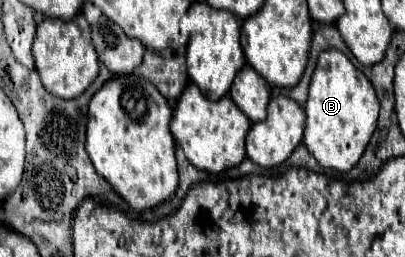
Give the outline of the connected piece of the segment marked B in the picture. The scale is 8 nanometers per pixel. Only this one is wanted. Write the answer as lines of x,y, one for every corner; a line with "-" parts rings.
322,51
304,109
308,115
304,145
312,157
326,169
350,171
362,157
378,121
378,97
366,75
360,73
342,51

